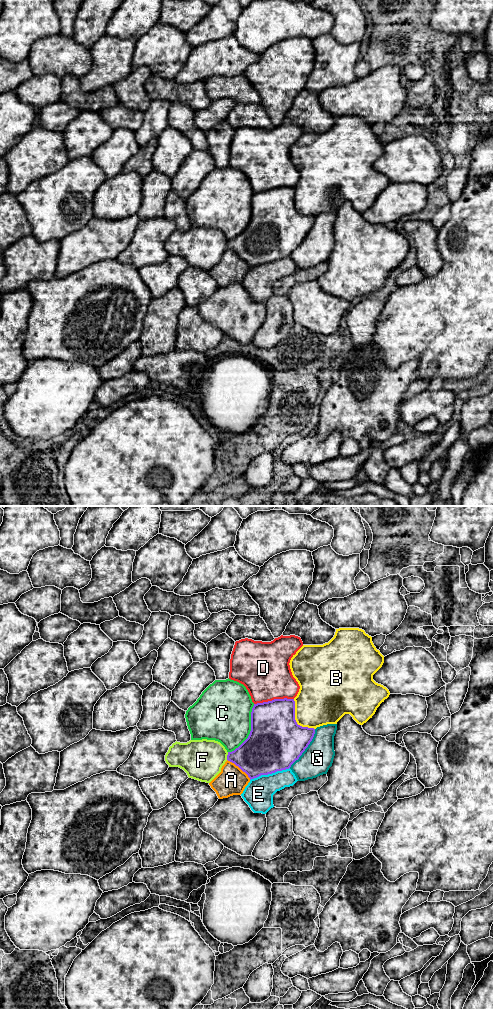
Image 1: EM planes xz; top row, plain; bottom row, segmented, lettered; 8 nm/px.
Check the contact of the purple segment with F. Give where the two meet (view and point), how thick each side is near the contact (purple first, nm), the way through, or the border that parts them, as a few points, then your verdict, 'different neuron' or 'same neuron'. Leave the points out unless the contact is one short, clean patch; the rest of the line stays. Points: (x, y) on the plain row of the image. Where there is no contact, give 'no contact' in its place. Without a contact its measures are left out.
contact xz (227, 244); calibres 320 and 320 nm; different neuron

